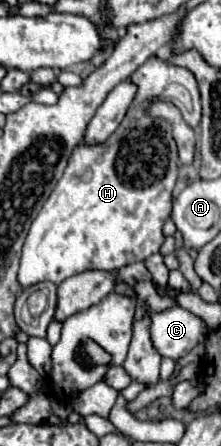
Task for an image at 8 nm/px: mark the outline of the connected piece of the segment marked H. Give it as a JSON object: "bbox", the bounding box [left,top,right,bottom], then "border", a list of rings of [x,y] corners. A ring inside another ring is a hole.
{"bbox":[18,56,200,288],"border":[[[158,56],[148,58],[132,76],[130,82],[138,86],[138,92],[122,120],[122,124],[116,128],[116,132],[98,146],[86,146],[78,144],[70,156],[70,162],[64,170],[64,176],[58,180],[54,192],[44,202],[40,214],[30,226],[28,238],[22,248],[20,258],[20,270],[18,270],[18,284],[22,288],[28,288],[36,282],[54,282],[60,284],[62,280],[86,272],[86,270],[120,270],[122,266],[134,264],[138,260],[146,260],[150,254],[158,252],[162,242],[166,240],[162,234],[162,224],[172,212],[172,190],[176,184],[178,174],[178,152],[176,142],[172,138],[172,128],[166,122],[160,122],[158,118],[150,118],[146,114],[146,106],[164,94],[164,90],[170,84],[180,84],[190,92],[192,108],[188,110],[184,104],[182,116],[190,126],[200,124],[200,92],[196,78],[190,70],[172,66],[166,60],[160,60]]]}

